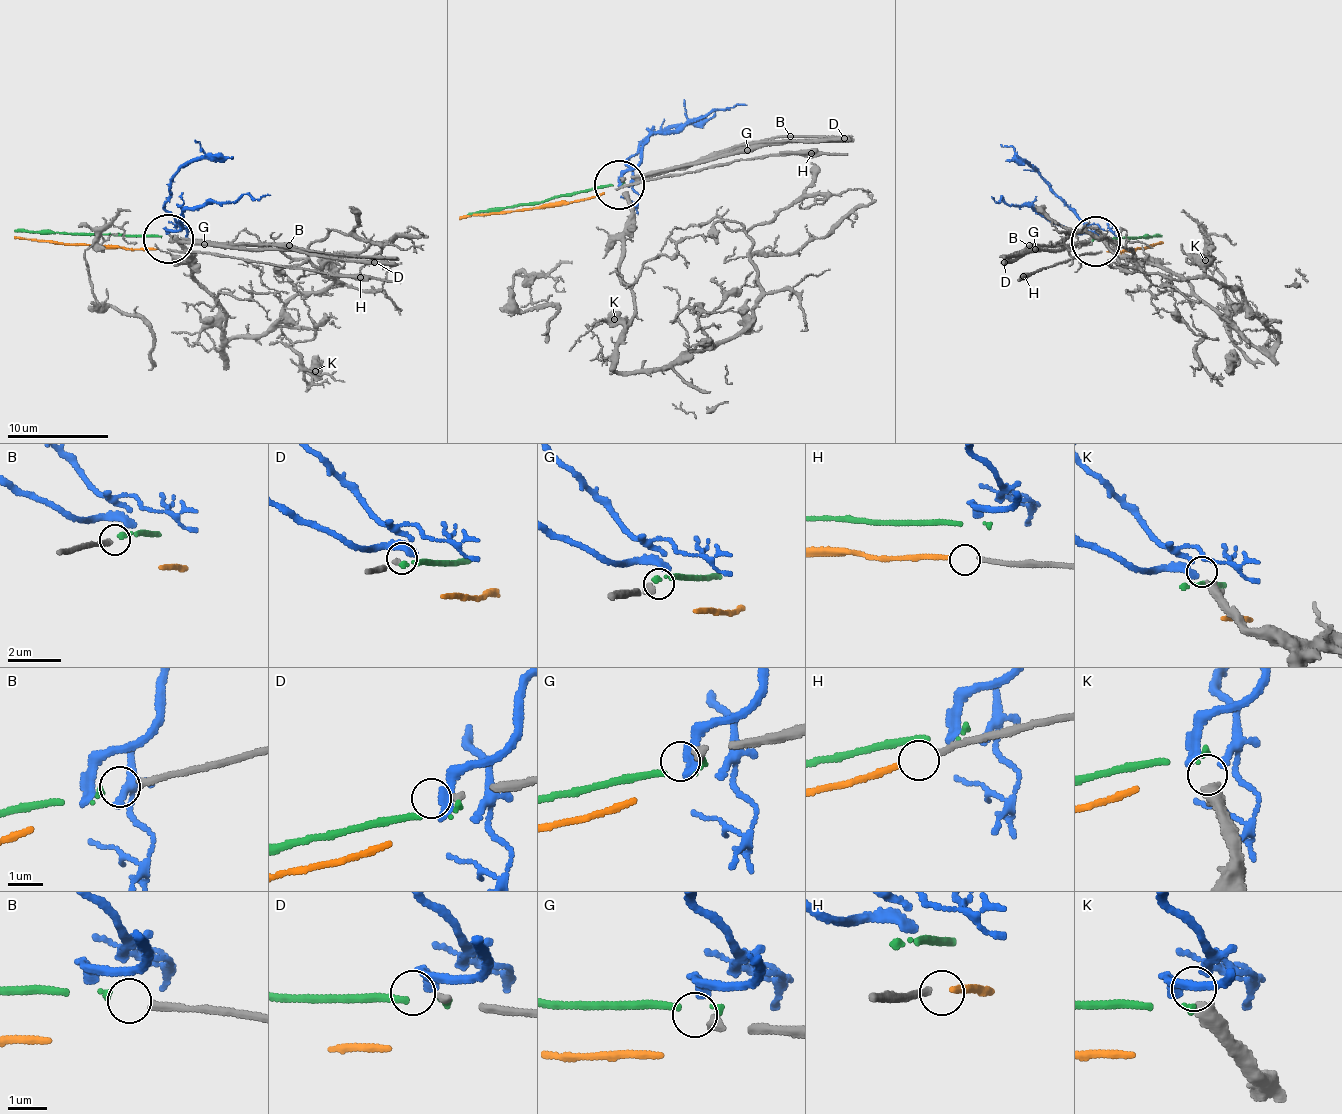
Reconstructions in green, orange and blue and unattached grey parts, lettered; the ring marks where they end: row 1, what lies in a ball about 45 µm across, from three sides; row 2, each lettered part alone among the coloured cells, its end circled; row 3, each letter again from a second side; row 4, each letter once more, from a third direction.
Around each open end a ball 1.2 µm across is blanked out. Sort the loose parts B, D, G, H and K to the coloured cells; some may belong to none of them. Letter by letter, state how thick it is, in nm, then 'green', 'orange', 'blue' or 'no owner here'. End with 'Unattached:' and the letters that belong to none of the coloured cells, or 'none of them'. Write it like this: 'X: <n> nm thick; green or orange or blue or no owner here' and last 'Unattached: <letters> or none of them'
B: 200 nm thick; green
D: 120 nm thick; no owner here
G: 200 nm thick; no owner here
H: 150 nm thick; orange
K: 380 nm thick; blue
Unattached: D, G

